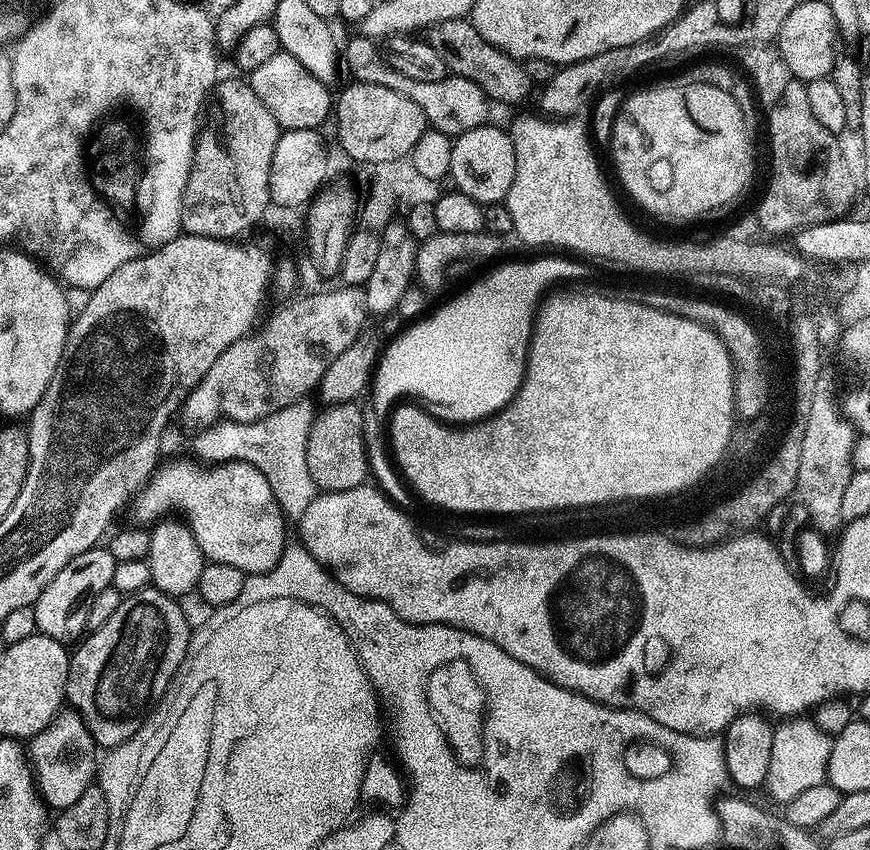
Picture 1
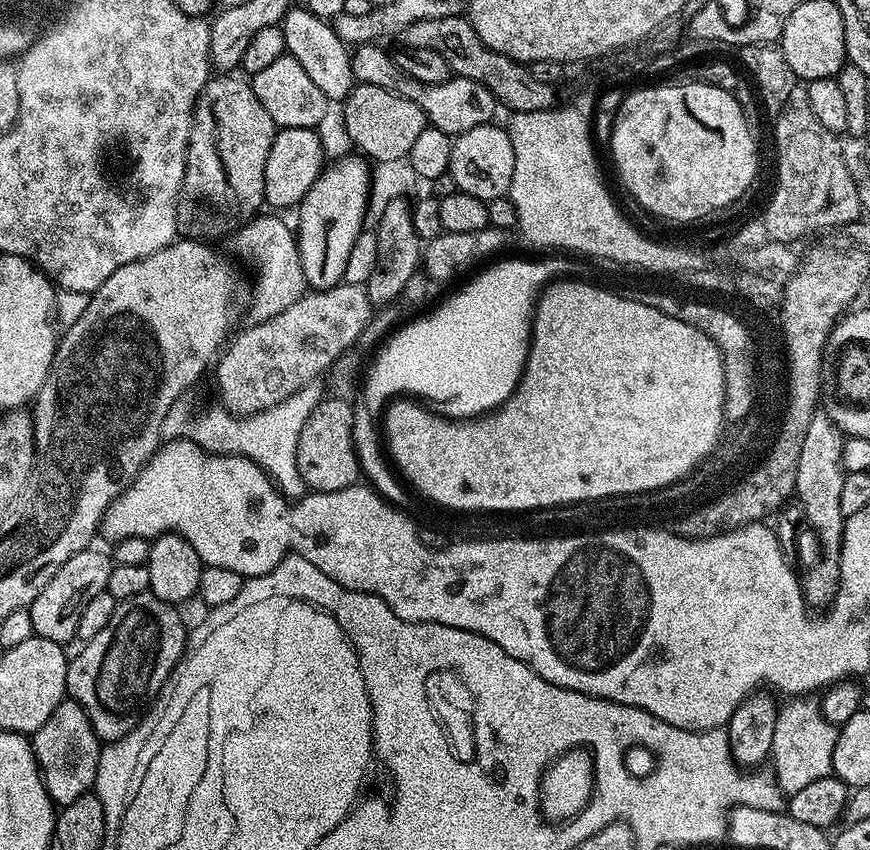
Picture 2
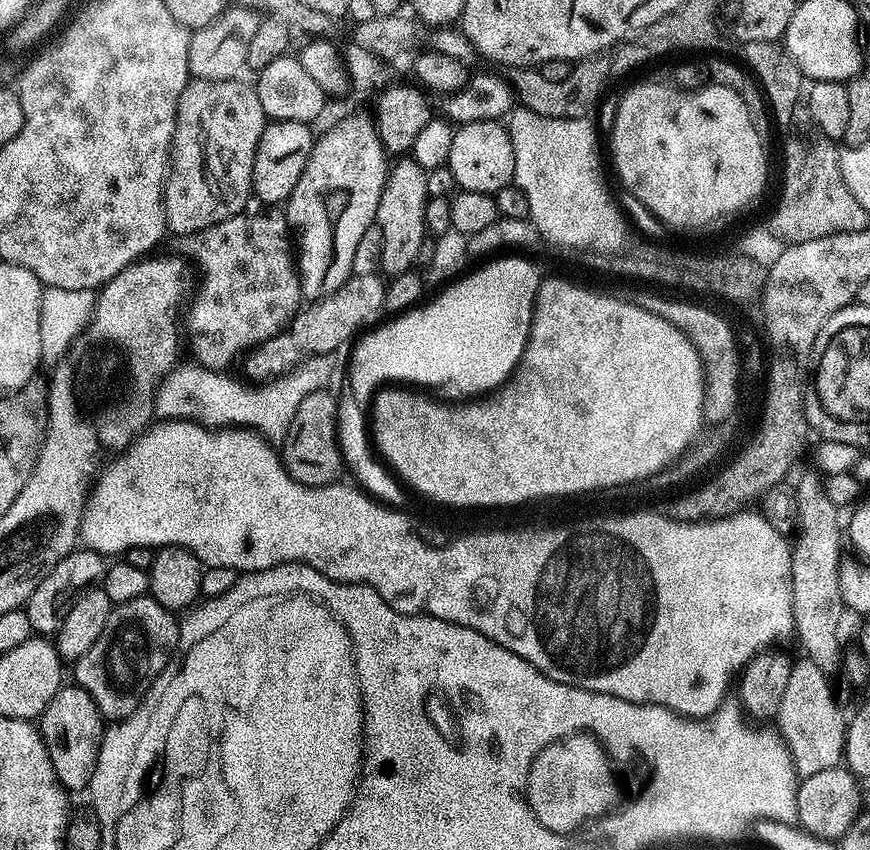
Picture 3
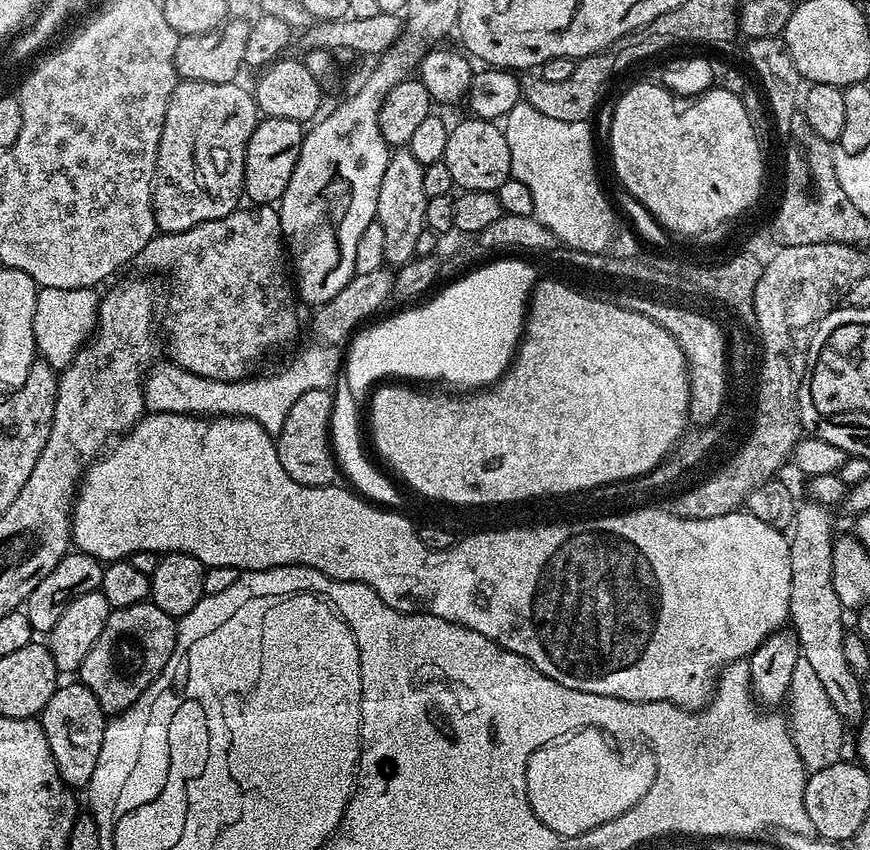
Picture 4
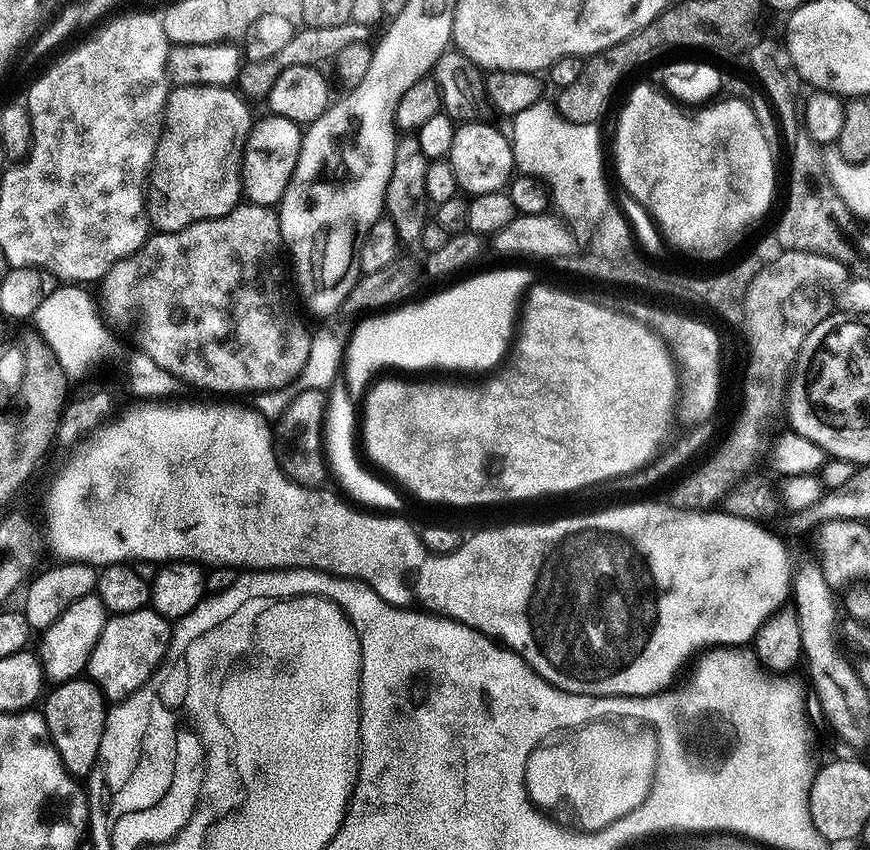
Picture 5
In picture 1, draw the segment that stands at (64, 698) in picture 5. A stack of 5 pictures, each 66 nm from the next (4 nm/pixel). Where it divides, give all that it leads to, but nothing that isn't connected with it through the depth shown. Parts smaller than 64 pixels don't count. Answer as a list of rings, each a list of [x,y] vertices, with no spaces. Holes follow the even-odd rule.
[[[71,710],[57,712],[54,719],[26,744],[26,755],[36,791],[43,803],[53,810],[70,806],[94,782],[98,772],[98,745],[86,730],[82,718]]]

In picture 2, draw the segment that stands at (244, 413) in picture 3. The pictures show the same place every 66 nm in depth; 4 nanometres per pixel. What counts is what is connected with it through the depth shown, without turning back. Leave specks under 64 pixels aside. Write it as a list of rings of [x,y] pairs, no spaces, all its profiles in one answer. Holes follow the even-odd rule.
[[[313,382],[290,394],[290,398],[261,412],[253,412],[251,416],[237,416],[223,406],[215,406],[216,408],[204,413],[192,412],[190,405],[177,402],[166,414],[164,432],[172,438],[193,440],[199,448],[205,448],[207,452],[246,456],[268,473],[272,483],[285,496],[299,498],[305,495],[306,489],[296,461],[298,438],[306,418],[310,418],[312,409],[320,403],[325,392],[323,383]]]

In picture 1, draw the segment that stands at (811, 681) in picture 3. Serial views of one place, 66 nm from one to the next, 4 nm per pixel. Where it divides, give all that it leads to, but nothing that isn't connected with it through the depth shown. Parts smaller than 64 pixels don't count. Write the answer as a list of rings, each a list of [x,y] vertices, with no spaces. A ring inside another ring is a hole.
[[[792,718],[779,724],[773,729],[774,741],[764,786],[776,801],[787,804],[810,787],[825,783],[833,739],[808,718]]]

